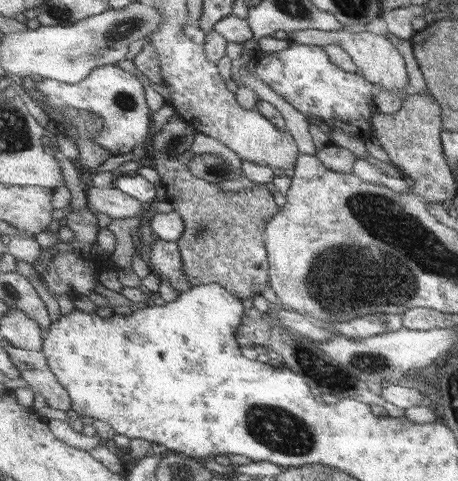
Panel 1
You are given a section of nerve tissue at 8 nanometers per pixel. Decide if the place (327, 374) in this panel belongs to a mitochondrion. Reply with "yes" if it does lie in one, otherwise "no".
yes

